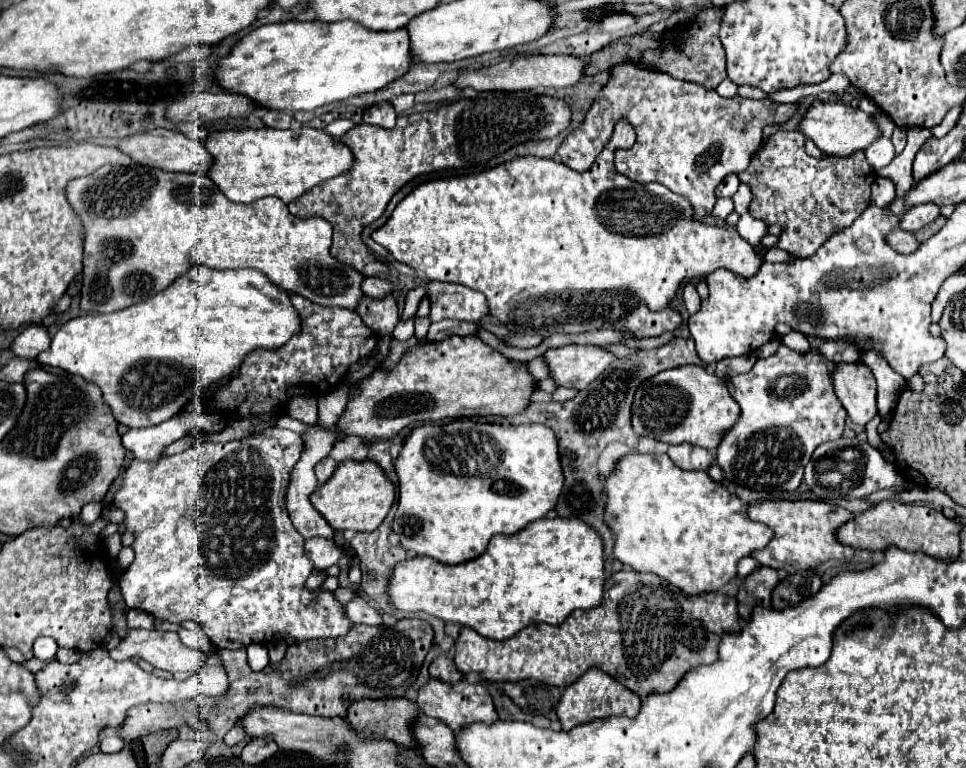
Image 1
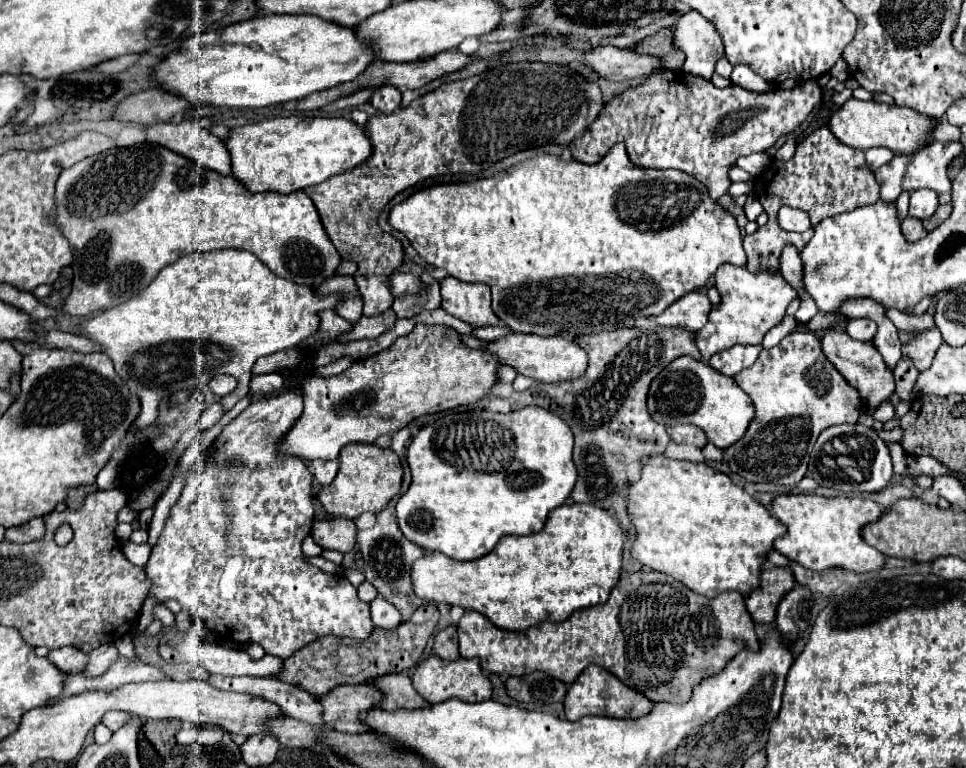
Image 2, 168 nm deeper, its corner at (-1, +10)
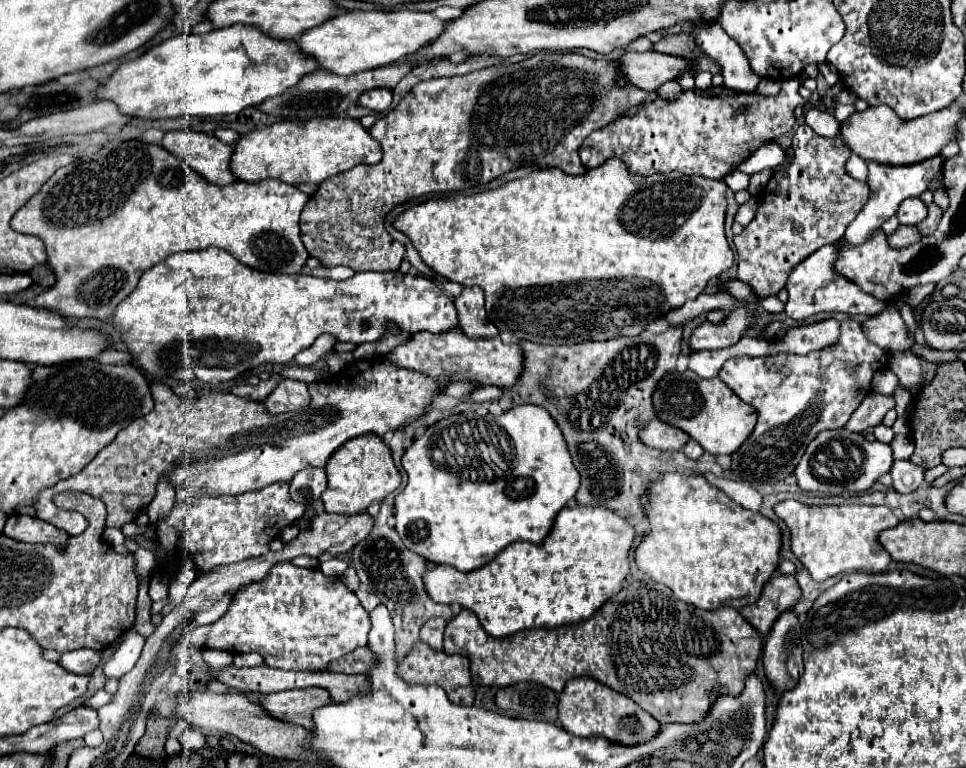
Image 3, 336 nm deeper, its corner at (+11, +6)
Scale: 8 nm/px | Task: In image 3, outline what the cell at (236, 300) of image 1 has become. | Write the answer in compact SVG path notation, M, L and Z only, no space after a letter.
M205 248L205 250L197 250L197 252L181 252L181 254L173 254L167 260L155 264L153 268L145 270L137 288L115 308L113 314L113 328L121 334L123 344L127 346L127 354L129 354L129 364L135 366L149 382L153 380L163 380L163 378L171 378L173 370L179 368L191 368L195 372L195 376L207 384L219 384L225 380L233 380L237 374L249 370L249 368L257 368L265 362L277 362L277 364L287 364L295 358L297 352L301 352L303 348L309 348L315 338L323 332L331 332L337 336L337 340L347 340L347 342L375 342L377 338L381 338L383 332L387 332L387 322L397 322L397 326L401 330L407 332L421 332L421 330L429 330L429 332L449 332L451 328L455 328L457 324L457 310L453 306L453 300L443 296L439 286L429 280L427 276L421 274L403 274L401 270L397 272L363 272L363 274L355 274L347 280L335 282L335 280L321 280L321 278L313 278L309 274L295 274L295 276L287 276L287 274L267 274L267 272L259 272L253 270L245 264L241 264L239 260L235 260L231 254L227 254L221 248Z

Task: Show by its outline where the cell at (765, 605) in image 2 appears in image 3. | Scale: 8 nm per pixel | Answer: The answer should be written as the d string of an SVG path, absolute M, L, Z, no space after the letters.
M775 574L765 584L759 600L755 604L743 606L739 612L761 636L767 636L771 624L775 622L775 616L791 608L799 598L801 598L801 590L795 576Z

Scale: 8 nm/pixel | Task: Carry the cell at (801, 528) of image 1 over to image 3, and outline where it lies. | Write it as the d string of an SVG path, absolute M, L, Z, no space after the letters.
M783 500L777 506L773 506L773 512L787 524L791 532L791 552L801 560L801 564L809 570L815 582L823 582L831 576L843 574L843 572L867 572L877 574L887 570L891 558L887 550L877 542L877 536L885 528L893 528L899 520L893 516L893 512L885 506L807 506L797 500Z

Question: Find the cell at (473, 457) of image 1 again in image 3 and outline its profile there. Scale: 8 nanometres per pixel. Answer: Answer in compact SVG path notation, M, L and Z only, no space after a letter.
M525 404L501 416L461 412L429 426L405 450L401 460L409 482L395 498L395 530L403 544L433 564L449 564L471 572L491 562L507 544L527 540L541 544L557 512L575 496L579 472L575 470L563 434L545 408Z

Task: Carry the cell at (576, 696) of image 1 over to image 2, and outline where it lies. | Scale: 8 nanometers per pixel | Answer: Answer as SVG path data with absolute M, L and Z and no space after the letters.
M587 666L577 680L571 684L565 696L565 716L567 720L575 722L583 716L611 716L611 718L641 718L647 716L653 708L653 702L647 700L643 694L631 690L625 686L619 678L615 678L611 672L607 672L601 666Z

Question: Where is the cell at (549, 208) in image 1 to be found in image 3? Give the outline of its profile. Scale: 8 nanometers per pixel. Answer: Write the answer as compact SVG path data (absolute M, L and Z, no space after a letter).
M613 156L611 160L605 160L601 166L591 168L577 176L565 174L559 168L543 168L543 170L533 170L525 178L501 184L499 188L493 188L493 190L431 198L401 212L395 218L393 228L403 232L413 242L413 248L421 254L421 260L439 276L451 282L459 282L461 286L481 286L485 290L487 318L499 328L499 332L513 332L521 340L529 340L537 344L577 344L587 340L611 340L619 336L635 336L637 332L643 330L645 324L661 316L669 322L669 326L683 328L705 312L711 312L711 310L727 312L735 306L735 302L725 294L713 294L713 296L701 294L705 284L711 278L723 274L733 266L733 252L725 236L725 208L727 208L725 190L727 190L725 182L721 184L719 180L703 180L699 176L685 176L679 172L635 176L635 174L629 174L623 162Z

